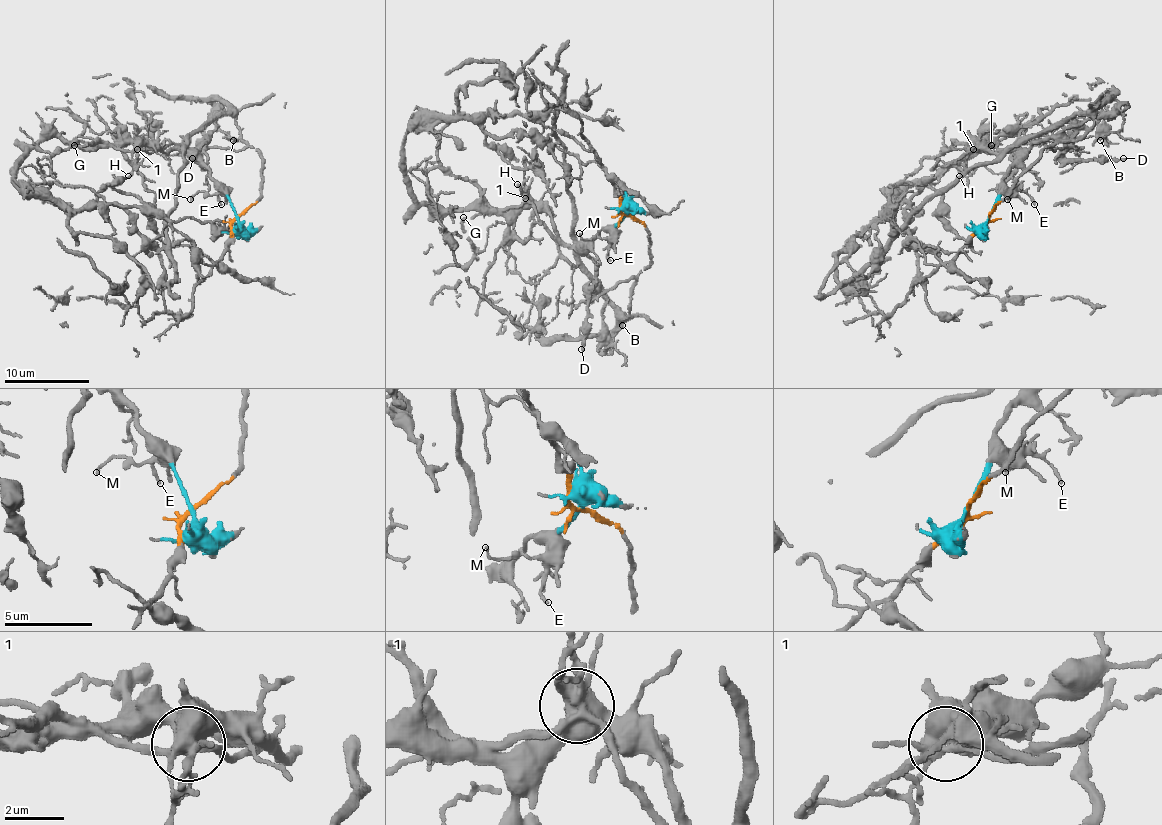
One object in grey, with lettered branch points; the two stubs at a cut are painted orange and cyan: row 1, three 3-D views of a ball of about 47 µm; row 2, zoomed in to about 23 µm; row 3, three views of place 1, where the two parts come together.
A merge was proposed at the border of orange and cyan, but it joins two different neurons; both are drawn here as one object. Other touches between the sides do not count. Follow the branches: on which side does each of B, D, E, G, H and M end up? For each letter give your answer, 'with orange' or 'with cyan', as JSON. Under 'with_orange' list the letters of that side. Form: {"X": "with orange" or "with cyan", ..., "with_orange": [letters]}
{"B": "with orange", "D": "with cyan", "E": "with cyan", "G": "with cyan", "H": "with cyan", "M": "with cyan", "with_orange": ["B"]}

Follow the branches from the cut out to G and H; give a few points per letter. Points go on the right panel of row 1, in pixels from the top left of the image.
G: (990, 217), (998, 185), (1017, 149), (992, 153), (984, 143), (998, 132), (1022, 134), (1026, 128), (992, 145)
H: (990, 217), (998, 185), (1017, 149), (992, 153), (986, 147), (976, 147), (958, 176)

